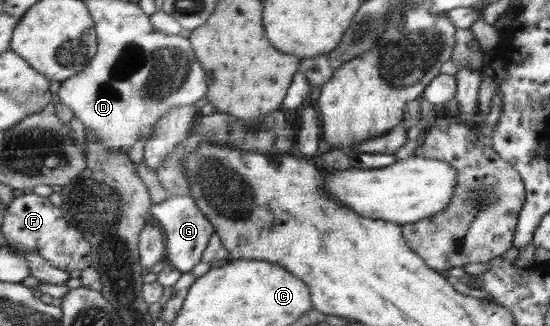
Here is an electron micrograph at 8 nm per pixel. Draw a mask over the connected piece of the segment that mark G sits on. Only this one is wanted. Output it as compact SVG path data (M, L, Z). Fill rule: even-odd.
M171 195L163 203L156 203L152 207L152 216L164 227L167 235L165 242L165 261L174 266L178 271L190 272L194 265L200 263L204 249L210 243L210 237L214 235L215 229L200 208L194 203L194 198L190 195Z

